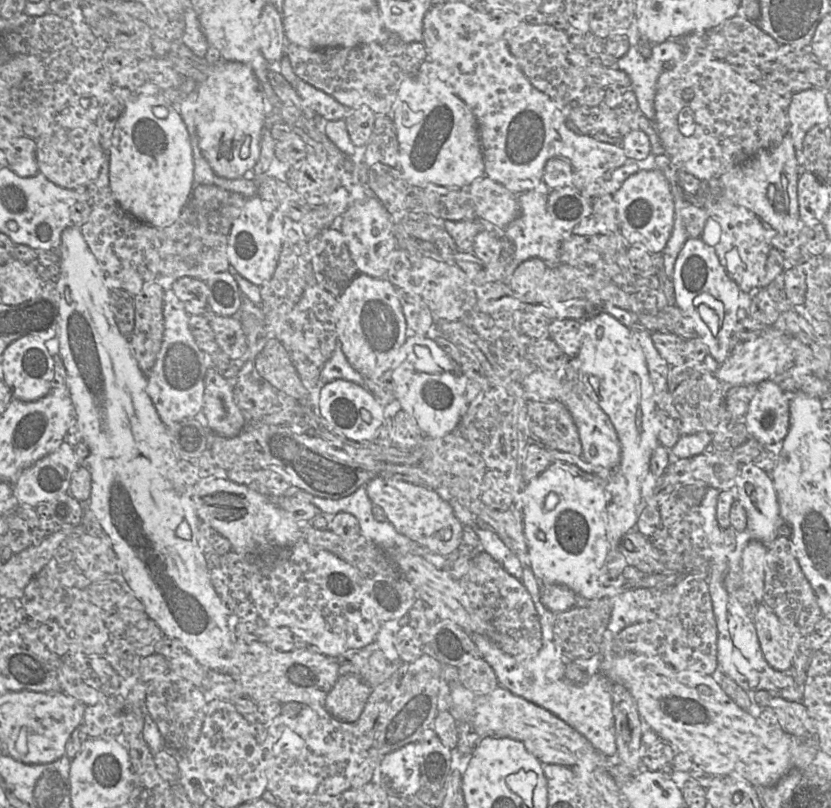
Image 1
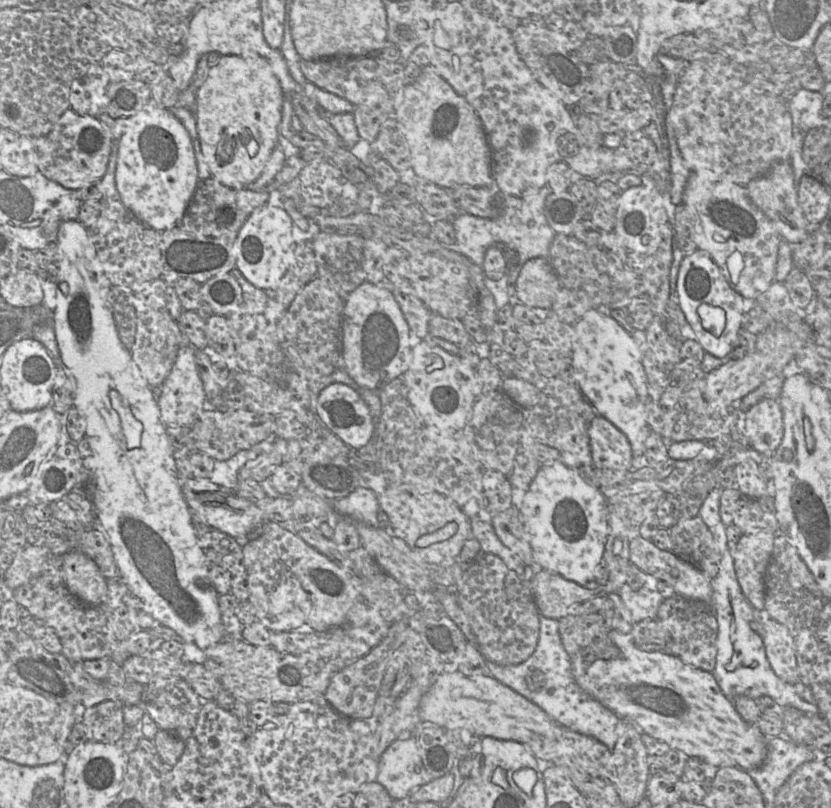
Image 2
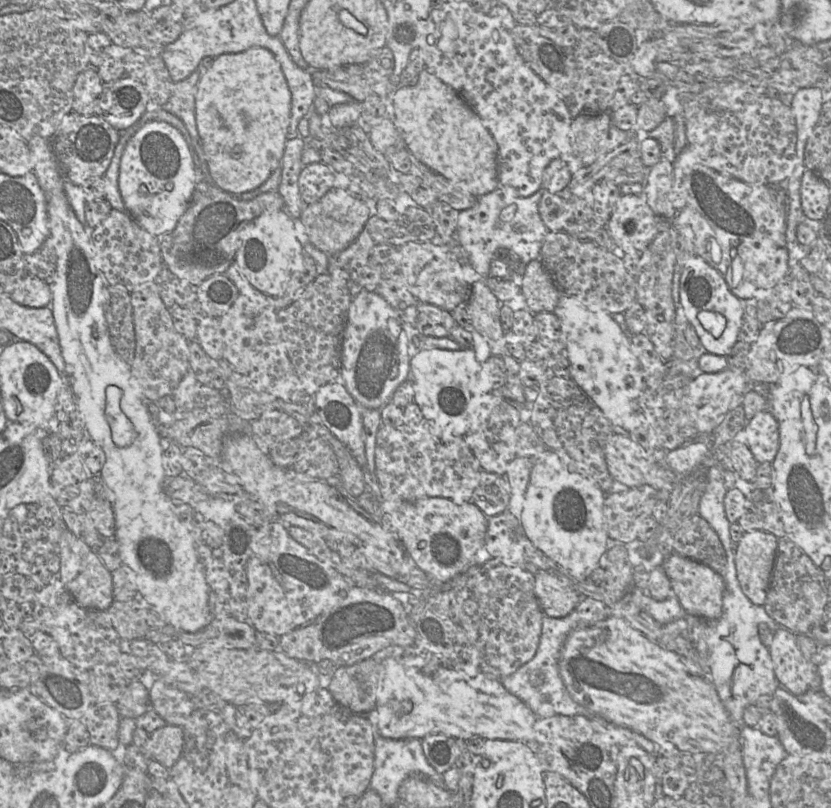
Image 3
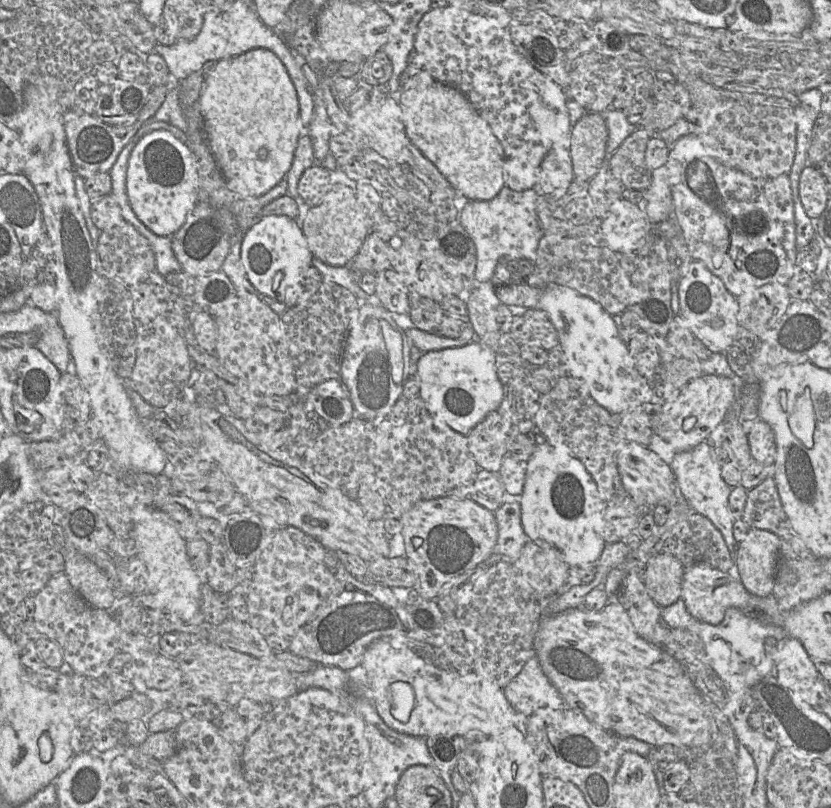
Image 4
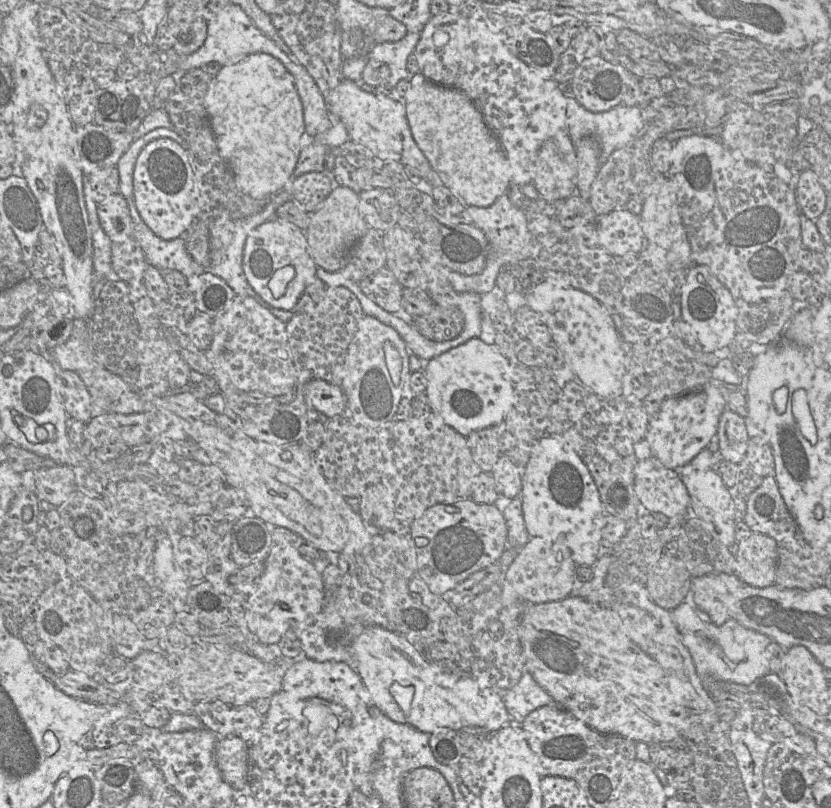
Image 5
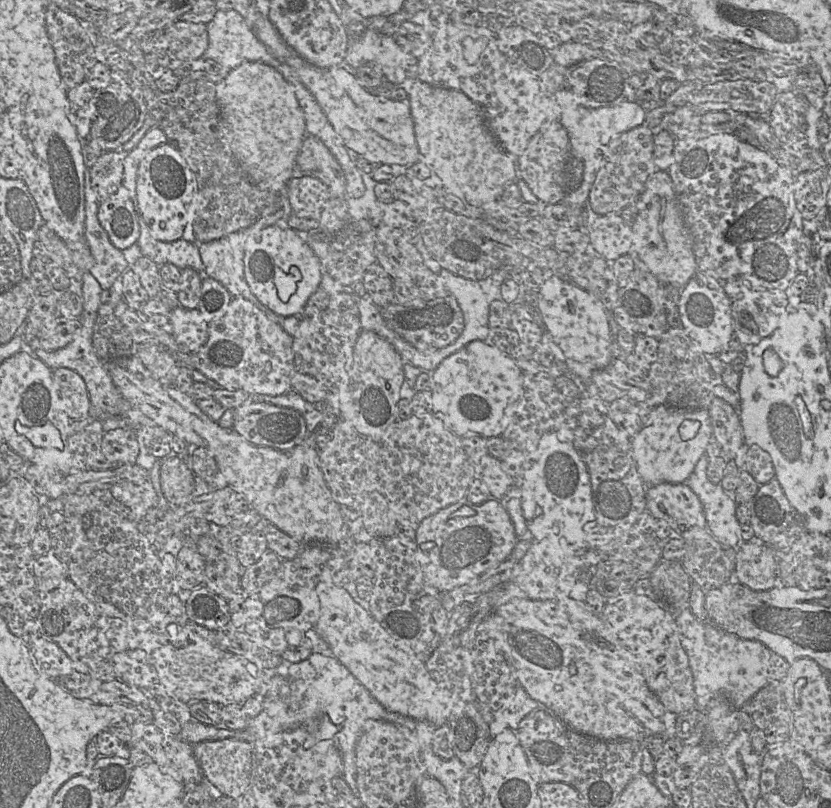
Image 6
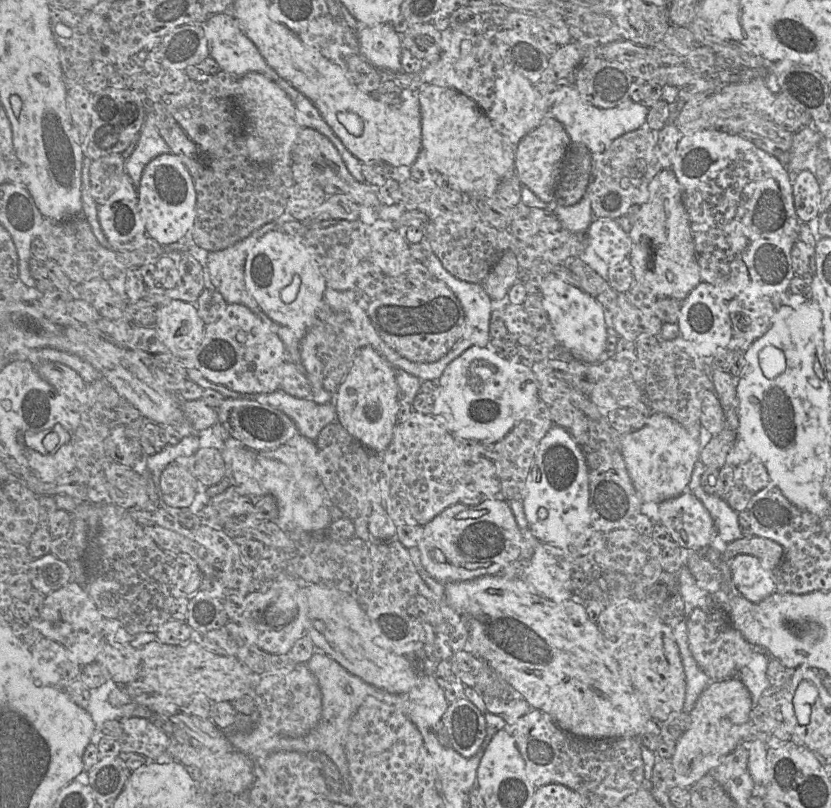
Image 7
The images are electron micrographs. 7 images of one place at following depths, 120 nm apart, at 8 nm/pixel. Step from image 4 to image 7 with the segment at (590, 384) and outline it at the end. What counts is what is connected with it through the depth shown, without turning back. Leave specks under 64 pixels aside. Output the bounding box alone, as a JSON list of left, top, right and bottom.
[541,274,607,363]

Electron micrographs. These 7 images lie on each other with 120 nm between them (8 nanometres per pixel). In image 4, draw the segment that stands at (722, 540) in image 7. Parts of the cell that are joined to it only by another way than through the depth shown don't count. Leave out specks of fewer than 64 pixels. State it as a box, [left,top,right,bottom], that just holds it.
[670,441,738,579]

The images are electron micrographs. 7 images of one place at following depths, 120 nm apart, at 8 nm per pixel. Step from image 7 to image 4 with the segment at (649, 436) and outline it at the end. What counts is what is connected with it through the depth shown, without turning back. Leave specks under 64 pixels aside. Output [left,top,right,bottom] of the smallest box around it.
[655,374,736,451]

